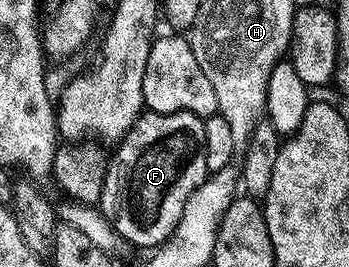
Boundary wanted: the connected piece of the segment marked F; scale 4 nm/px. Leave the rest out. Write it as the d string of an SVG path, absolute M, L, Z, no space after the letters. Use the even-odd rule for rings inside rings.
M143 112L104 166L100 209L123 243L157 248L170 237L184 204L208 177L204 121L192 112Z

